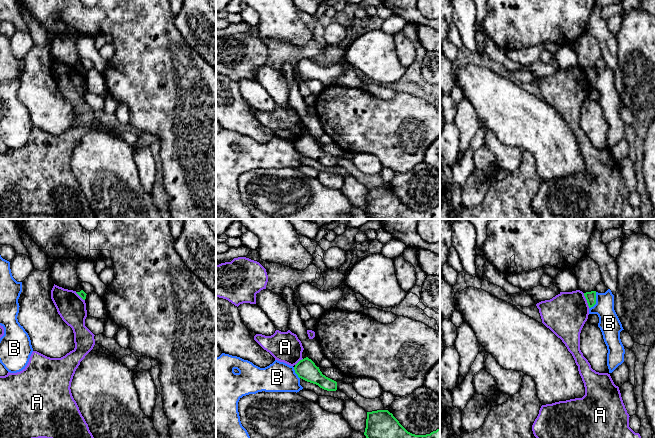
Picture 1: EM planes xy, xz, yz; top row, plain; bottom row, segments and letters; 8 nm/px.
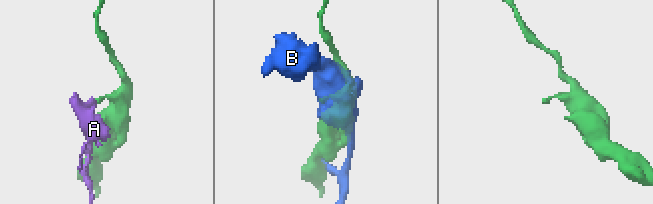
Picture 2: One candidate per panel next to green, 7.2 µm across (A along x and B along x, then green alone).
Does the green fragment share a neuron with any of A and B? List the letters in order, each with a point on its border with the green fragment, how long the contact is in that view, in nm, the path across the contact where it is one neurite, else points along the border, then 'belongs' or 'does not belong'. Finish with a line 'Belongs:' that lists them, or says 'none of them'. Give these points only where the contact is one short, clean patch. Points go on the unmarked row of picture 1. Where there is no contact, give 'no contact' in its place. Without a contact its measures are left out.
A: yz (586, 75) | 130 nm | along yz (583, 69), (589, 83) | does not belong
B: yz (595, 77) | 150 nm | along yz (596, 68), (596, 78), (589, 84) | does not belong
Belongs: none of them

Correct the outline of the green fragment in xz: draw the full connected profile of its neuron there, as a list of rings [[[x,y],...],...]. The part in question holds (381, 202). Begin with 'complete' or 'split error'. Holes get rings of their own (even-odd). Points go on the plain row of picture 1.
complete; [[[388,186],[367,188],[364,211],[369,219],[440,219],[440,204],[426,211],[412,210]]]

